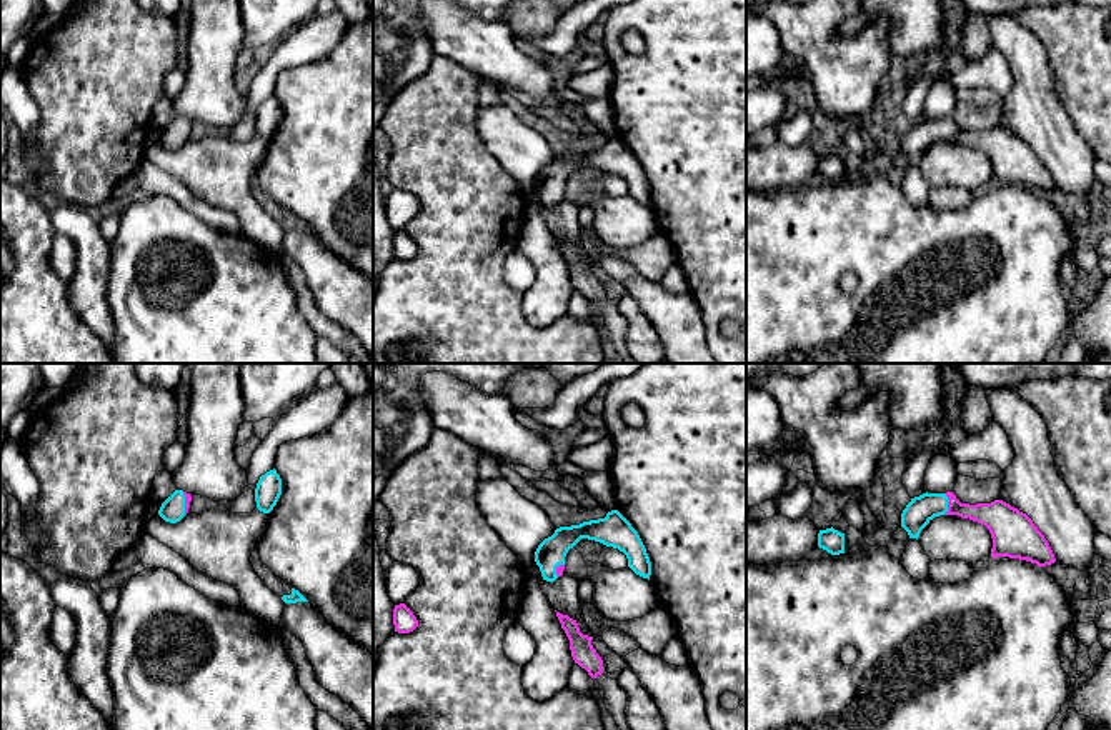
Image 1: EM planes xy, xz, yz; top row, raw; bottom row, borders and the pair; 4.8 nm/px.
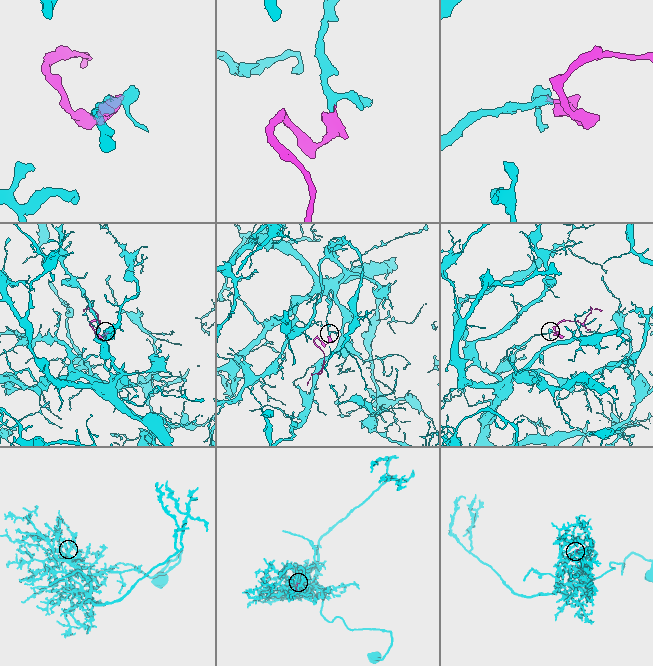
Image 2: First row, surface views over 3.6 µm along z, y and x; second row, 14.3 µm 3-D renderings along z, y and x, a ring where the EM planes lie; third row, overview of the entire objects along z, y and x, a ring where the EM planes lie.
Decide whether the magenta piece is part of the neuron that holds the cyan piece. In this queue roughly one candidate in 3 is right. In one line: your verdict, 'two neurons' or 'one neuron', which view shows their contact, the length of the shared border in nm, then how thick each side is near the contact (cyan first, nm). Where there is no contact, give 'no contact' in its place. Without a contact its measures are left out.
one neuron | yz | 110 nm | 140/150 nm

